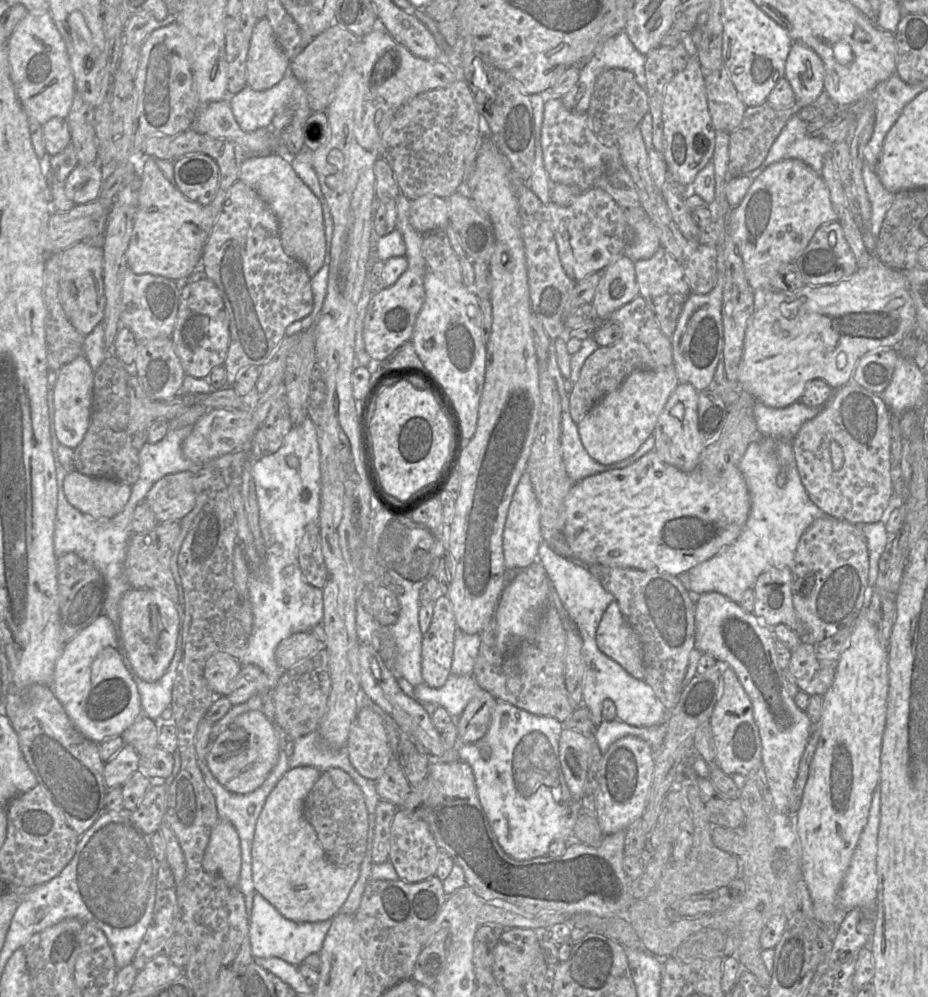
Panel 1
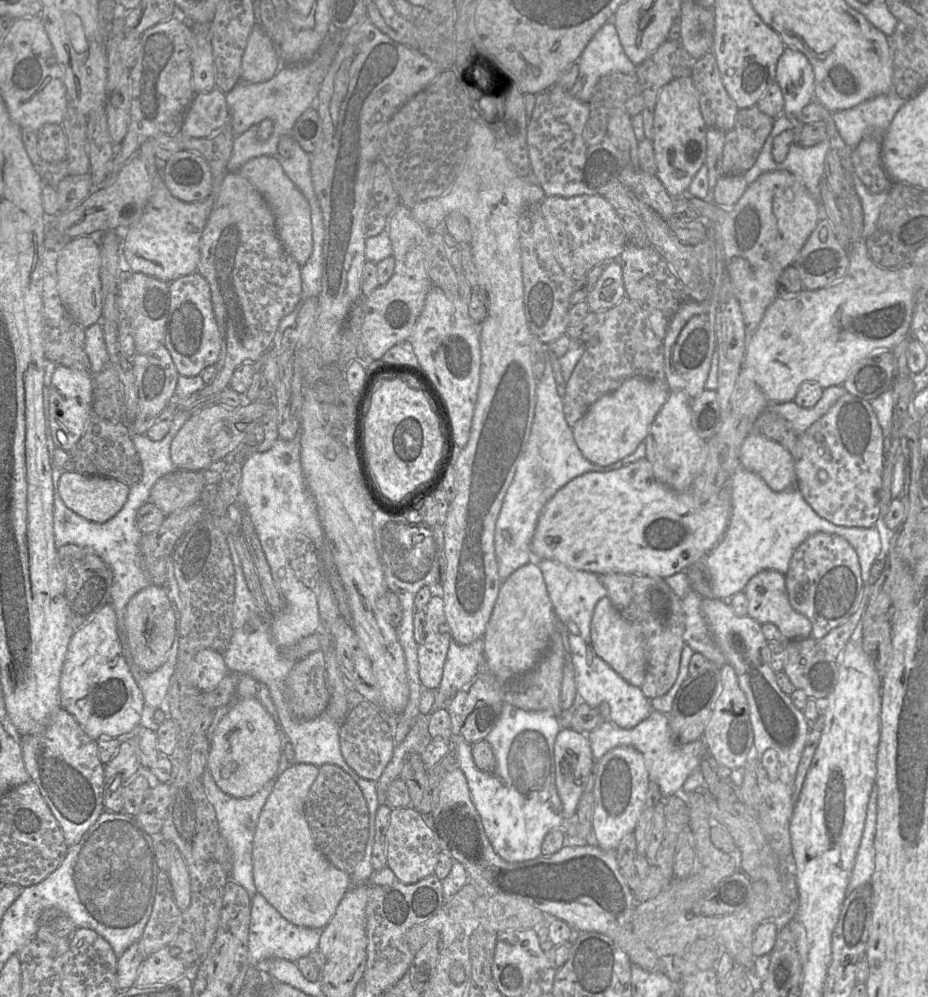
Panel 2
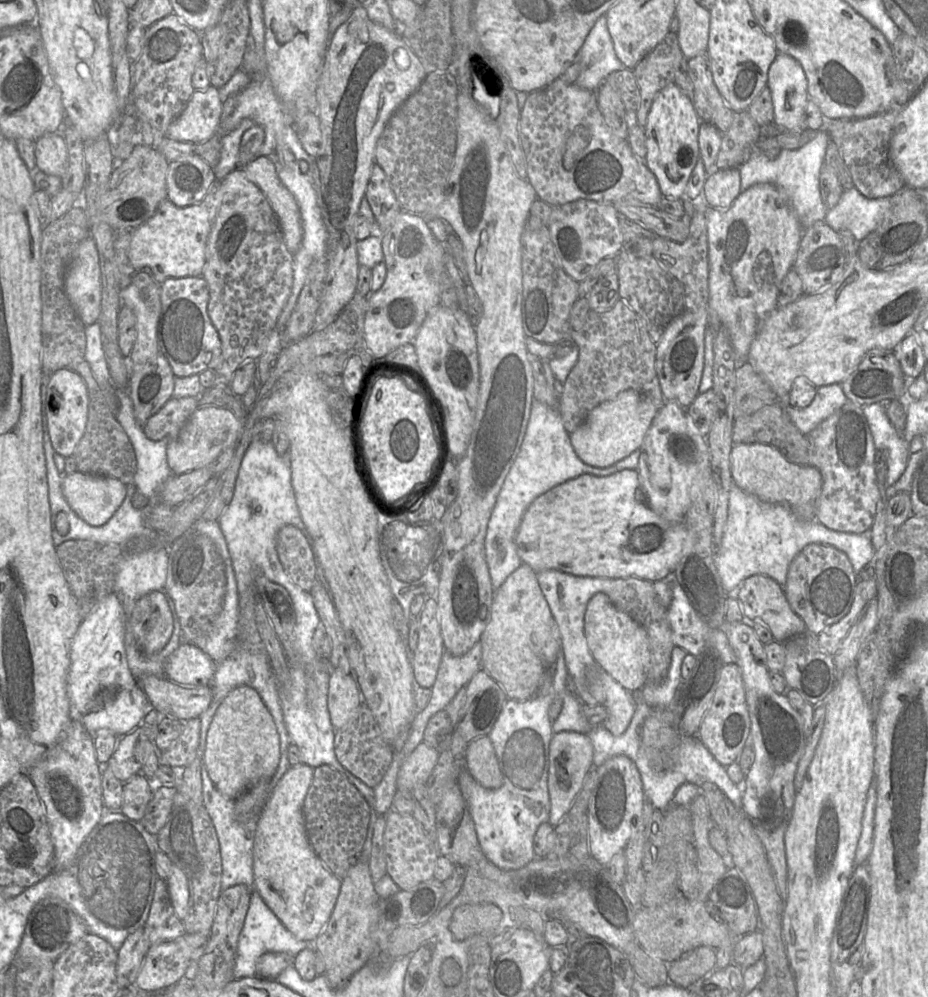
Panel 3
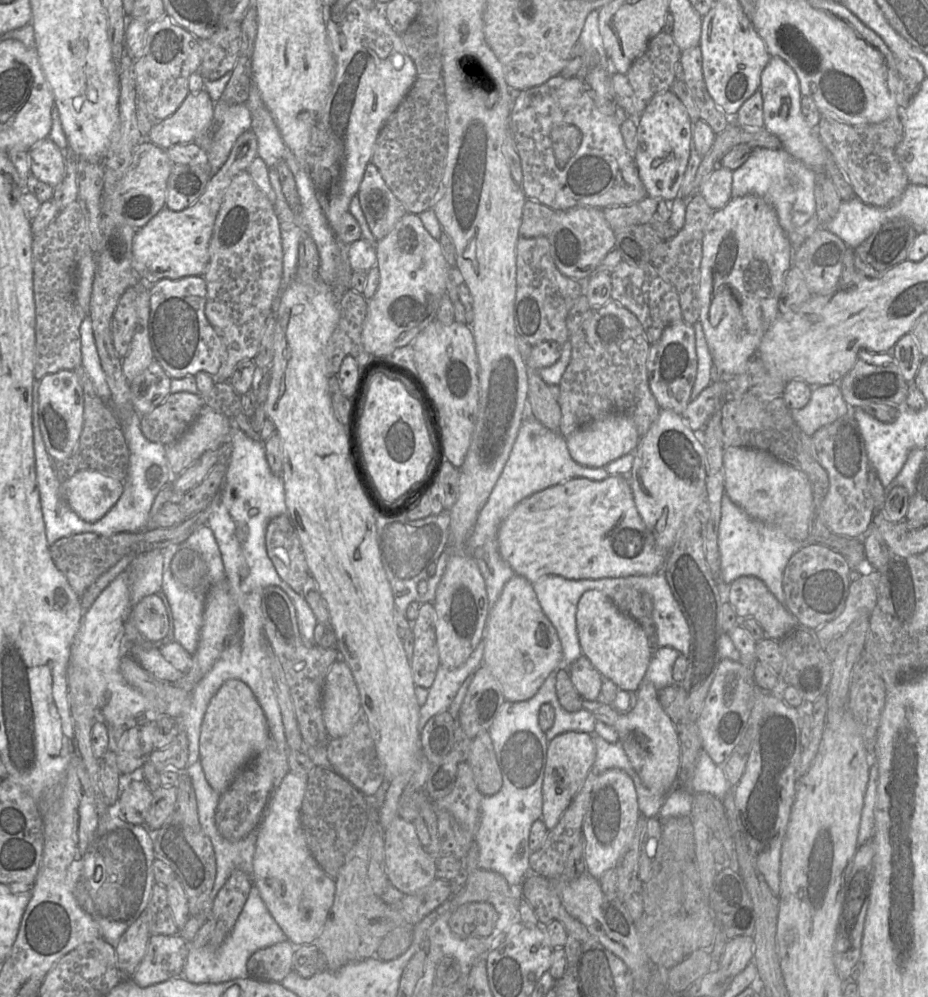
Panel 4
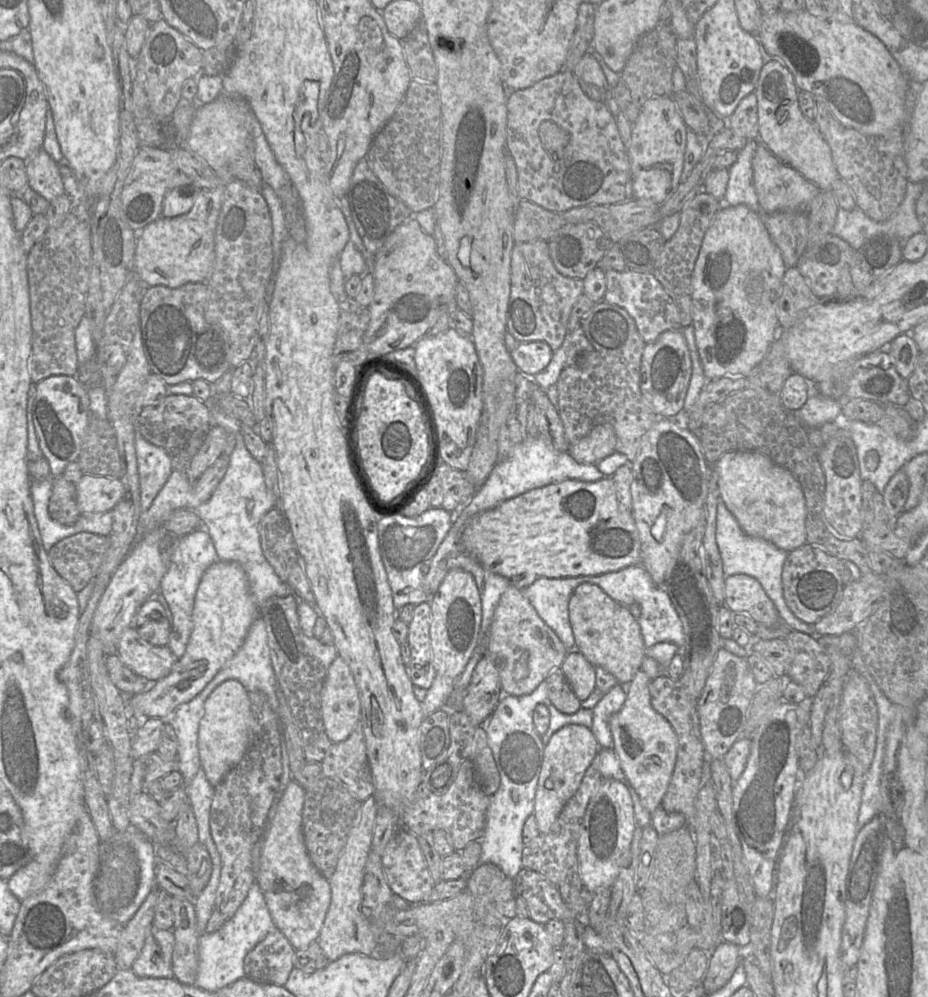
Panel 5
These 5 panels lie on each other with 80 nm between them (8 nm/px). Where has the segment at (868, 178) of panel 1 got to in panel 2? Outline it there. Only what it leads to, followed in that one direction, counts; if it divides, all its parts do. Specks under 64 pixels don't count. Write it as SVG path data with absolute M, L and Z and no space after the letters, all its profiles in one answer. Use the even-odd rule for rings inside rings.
M855 174L852 175L852 184L862 205L863 236L867 238L874 232L877 226L881 209L888 198L888 192L872 193Z

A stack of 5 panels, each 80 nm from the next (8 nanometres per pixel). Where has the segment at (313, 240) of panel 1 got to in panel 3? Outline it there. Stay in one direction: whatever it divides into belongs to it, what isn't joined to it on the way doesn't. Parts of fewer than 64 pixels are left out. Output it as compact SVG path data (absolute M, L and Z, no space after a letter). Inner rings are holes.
M259 156L247 163L245 166L238 168L243 168L247 178L259 187L259 189L262 191L262 193L269 201L270 206L277 218L286 247L290 253L295 254L301 247L303 240L303 227L300 210L293 194L282 184L281 180L279 179L274 162L270 160L268 157Z

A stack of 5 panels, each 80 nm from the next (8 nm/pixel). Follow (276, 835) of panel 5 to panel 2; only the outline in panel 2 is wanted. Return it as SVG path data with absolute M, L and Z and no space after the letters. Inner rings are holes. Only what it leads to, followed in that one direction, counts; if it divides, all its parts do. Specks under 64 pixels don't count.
M292 764L275 783L260 813L252 847L253 880L259 892L290 923L323 929L352 886L351 876L332 865L318 849L305 816L305 800L316 780L319 767L313 764Z

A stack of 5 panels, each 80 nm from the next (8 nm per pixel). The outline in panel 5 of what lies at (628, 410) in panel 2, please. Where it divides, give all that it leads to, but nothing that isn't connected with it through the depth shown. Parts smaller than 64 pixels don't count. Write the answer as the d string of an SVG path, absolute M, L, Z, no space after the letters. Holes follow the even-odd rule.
M611 424L594 426L590 432L570 444L569 455L578 463L596 465L607 456L616 452L616 435Z

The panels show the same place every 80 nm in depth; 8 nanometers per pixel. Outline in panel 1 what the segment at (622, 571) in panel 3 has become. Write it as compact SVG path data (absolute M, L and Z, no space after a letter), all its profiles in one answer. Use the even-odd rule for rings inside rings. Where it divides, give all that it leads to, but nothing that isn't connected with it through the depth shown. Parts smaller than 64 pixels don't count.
M652 449L624 468L574 483L564 501L564 533L574 560L583 565L656 570L678 576L733 543L744 528L750 506L748 487L738 465L726 468L718 480L708 481L697 470L684 472L664 463Z

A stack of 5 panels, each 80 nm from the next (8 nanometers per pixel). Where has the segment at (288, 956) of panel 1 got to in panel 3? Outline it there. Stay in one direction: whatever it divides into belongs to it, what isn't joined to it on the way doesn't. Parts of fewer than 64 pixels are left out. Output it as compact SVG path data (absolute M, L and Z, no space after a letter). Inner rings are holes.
M253 890L250 894L249 907L238 939L233 976L235 979L240 979L256 975L256 960L266 952L282 952L295 957L301 950L312 946L314 947L314 942L296 938L266 905L260 894Z

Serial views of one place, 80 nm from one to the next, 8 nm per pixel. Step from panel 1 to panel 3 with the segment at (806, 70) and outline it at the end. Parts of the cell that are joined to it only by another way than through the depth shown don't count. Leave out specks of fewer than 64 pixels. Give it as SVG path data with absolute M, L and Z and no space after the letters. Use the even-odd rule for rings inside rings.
M778 53L769 67L767 79L774 107L772 123L790 132L801 133L810 129L804 120L809 100L807 86L801 64L790 55Z

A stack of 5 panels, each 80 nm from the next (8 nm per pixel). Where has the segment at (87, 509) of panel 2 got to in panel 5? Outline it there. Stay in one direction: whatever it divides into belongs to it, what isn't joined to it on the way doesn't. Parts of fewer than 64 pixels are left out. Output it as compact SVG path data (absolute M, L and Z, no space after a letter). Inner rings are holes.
M84 474L76 484L76 499L81 514L111 511L123 494L124 486L117 478Z

